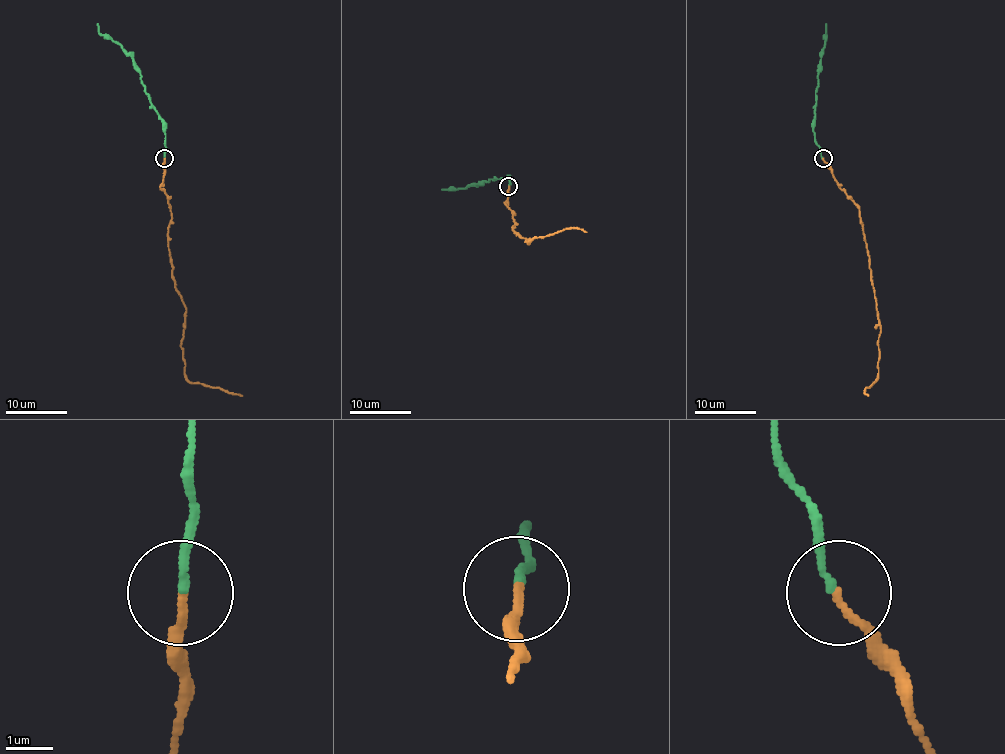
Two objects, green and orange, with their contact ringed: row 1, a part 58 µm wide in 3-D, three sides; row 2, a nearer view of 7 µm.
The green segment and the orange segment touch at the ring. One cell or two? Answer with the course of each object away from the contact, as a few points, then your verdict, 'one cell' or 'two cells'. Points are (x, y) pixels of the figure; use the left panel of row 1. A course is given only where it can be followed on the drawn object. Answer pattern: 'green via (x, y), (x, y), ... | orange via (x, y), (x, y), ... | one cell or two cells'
green via (163, 158), (163, 120), (145, 91), (140, 71), (117, 43), (102, 35), (97, 23) | orange via (163, 158), (160, 187), (171, 210), (173, 279), (186, 310), (180, 345), (185, 376), (242, 396) | one cell

